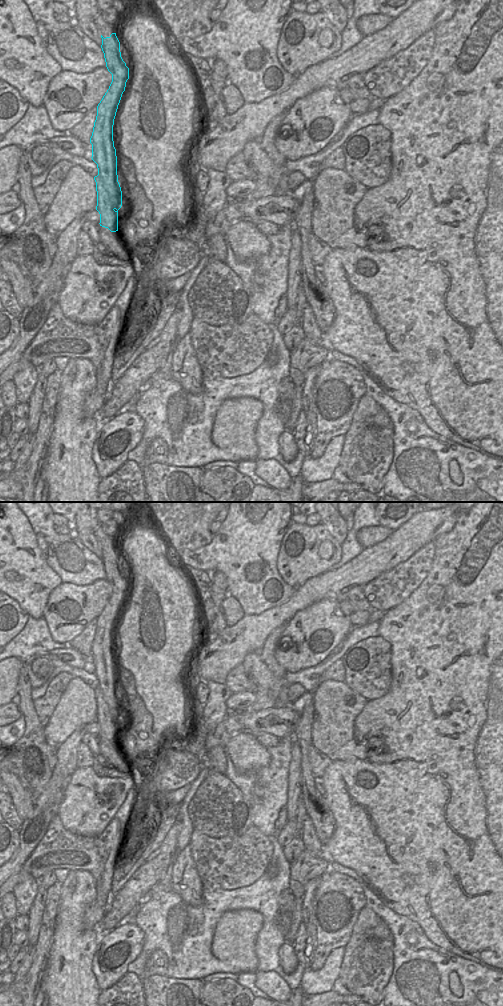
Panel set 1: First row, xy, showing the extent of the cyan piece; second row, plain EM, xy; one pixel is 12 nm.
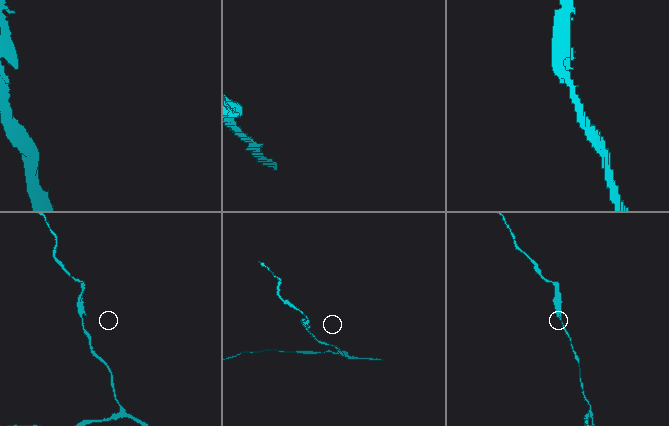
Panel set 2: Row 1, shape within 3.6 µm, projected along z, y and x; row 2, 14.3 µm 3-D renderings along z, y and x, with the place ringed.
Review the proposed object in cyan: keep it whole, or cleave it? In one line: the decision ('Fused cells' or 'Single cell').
Fused cells

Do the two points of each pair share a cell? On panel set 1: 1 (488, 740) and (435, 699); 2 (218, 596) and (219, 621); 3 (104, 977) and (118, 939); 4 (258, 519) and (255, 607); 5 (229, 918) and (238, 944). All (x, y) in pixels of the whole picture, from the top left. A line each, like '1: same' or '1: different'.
1: same
2: same
3: same
4: same
5: same

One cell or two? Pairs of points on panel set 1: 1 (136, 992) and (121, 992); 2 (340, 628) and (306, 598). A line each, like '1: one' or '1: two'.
1: one
2: two

